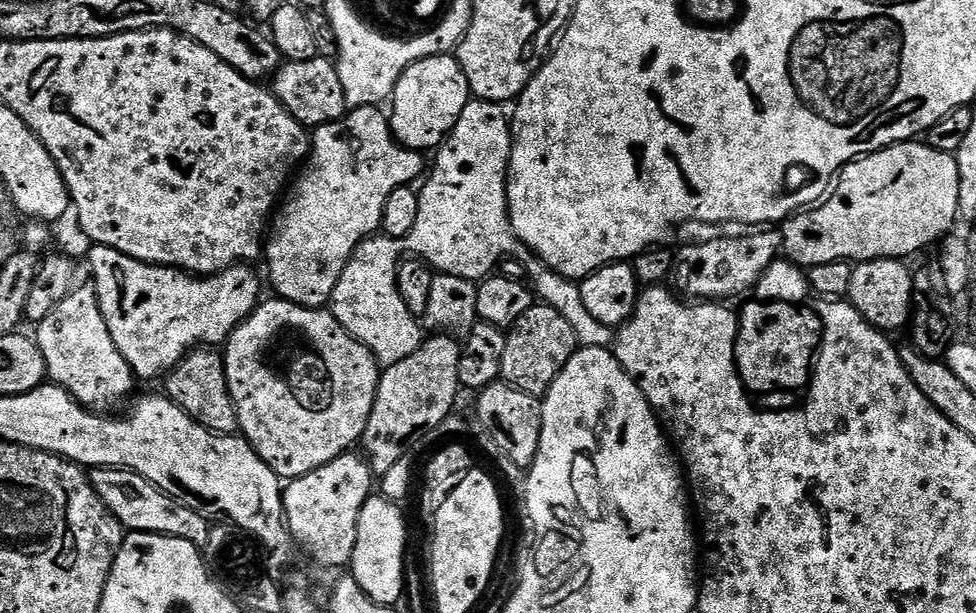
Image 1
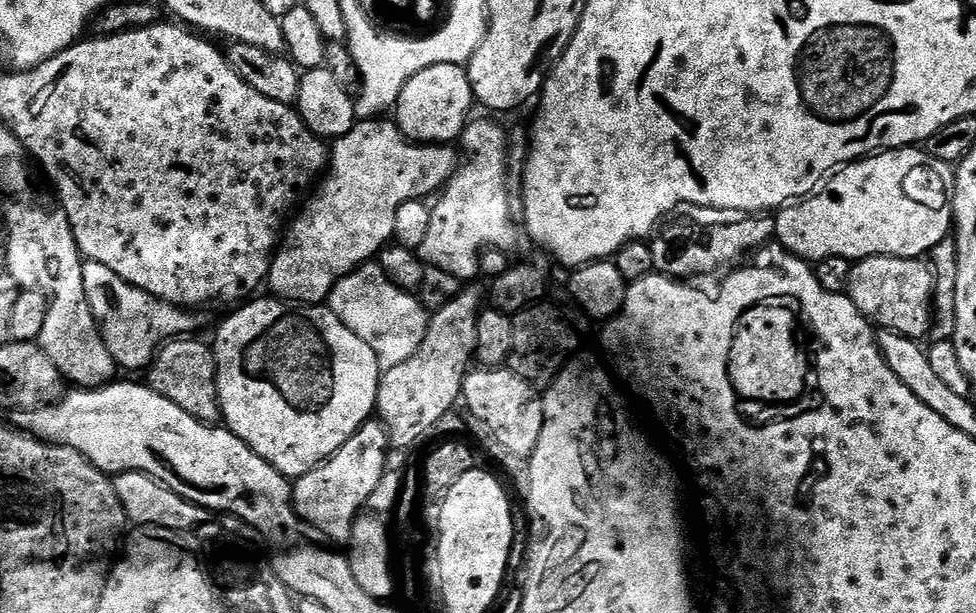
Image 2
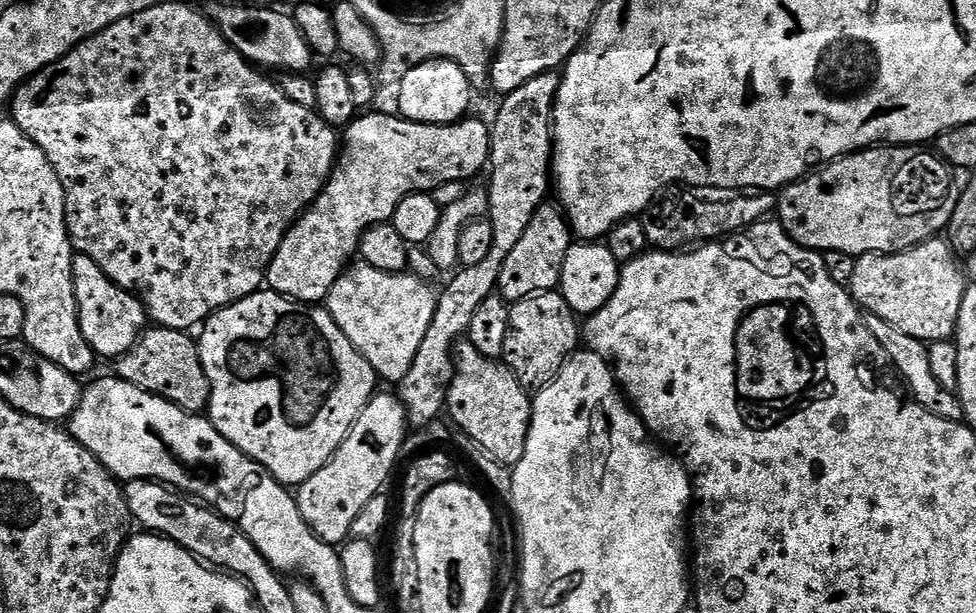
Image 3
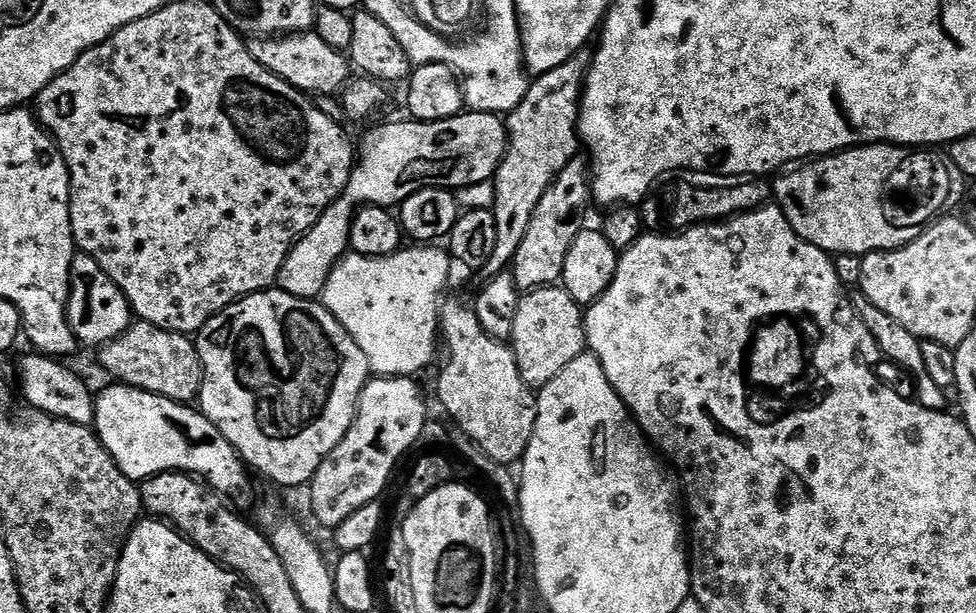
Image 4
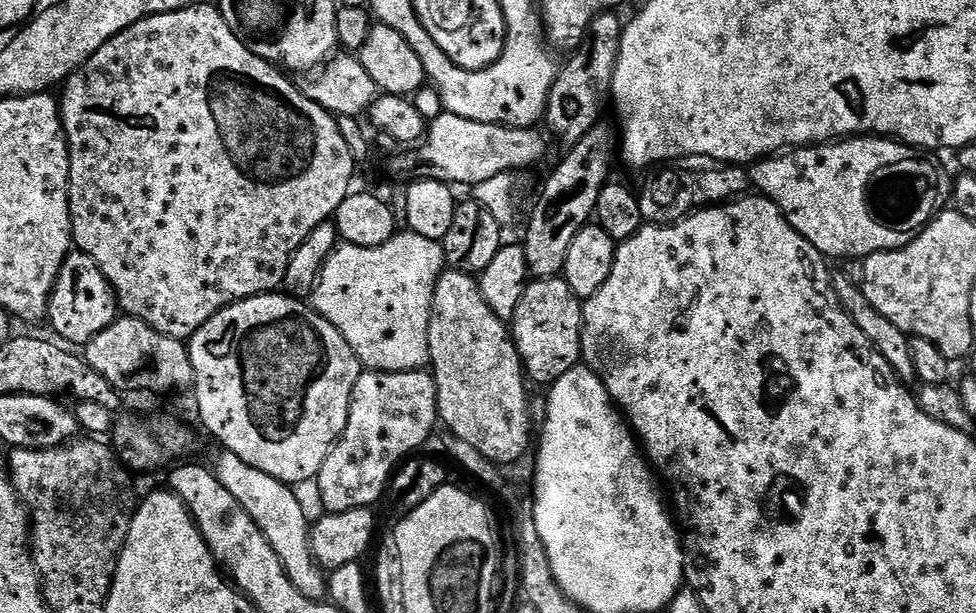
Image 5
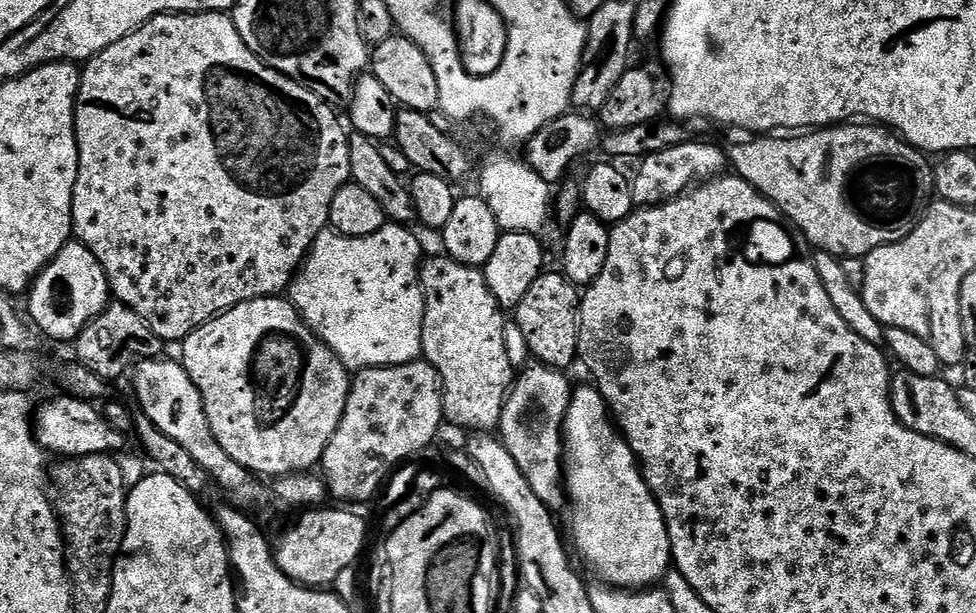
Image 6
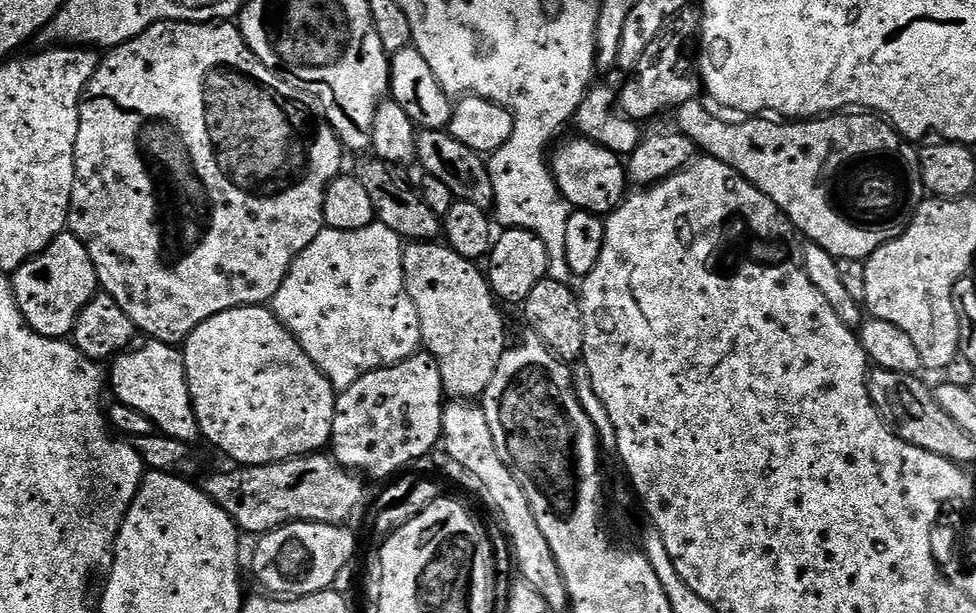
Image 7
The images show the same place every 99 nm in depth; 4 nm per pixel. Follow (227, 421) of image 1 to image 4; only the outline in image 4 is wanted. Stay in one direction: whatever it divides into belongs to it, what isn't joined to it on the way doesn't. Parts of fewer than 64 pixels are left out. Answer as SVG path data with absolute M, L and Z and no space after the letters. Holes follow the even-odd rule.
M133 322L121 336L99 349L100 364L113 381L153 392L167 400L191 405L199 397L204 371L196 353L196 345L183 332L162 330L153 324Z

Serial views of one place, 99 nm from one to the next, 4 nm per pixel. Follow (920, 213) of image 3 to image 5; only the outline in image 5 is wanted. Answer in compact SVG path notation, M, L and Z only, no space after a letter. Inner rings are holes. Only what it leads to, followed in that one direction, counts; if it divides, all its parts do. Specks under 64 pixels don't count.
M860 134L855 138L841 138L835 142L820 142L815 146L796 146L791 150L785 150L763 160L758 160L751 165L750 184L759 195L765 196L770 202L774 202L774 206L778 206L778 210L782 210L786 222L790 222L790 226L794 226L794 230L798 230L798 234L802 234L806 238L806 242L813 244L825 258L832 258L832 256L863 258L875 252L889 252L895 248L906 247L928 225L929 220L937 211L936 168L930 161L923 160L919 155L923 156L915 147L897 142L895 139L881 138L875 134Z

